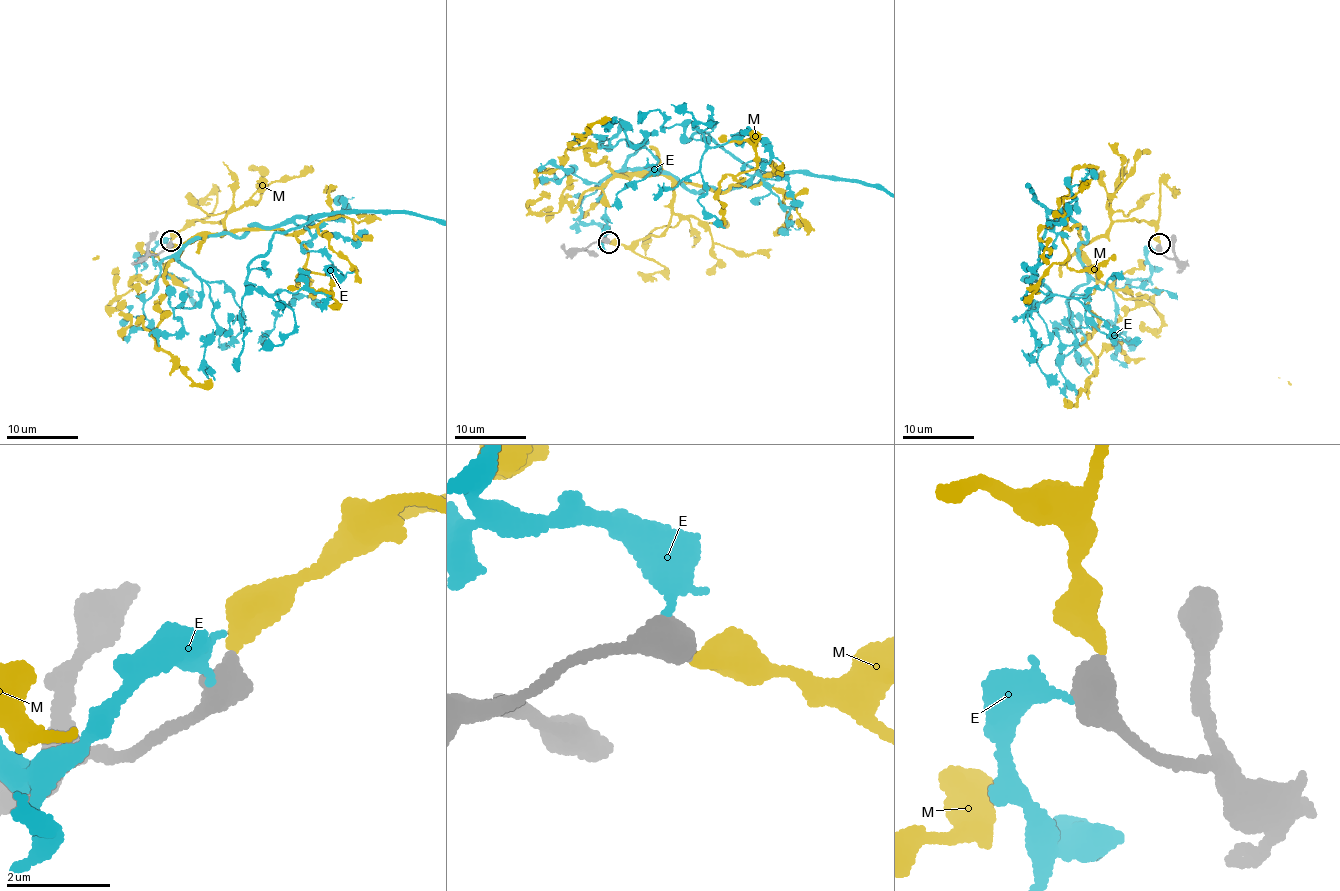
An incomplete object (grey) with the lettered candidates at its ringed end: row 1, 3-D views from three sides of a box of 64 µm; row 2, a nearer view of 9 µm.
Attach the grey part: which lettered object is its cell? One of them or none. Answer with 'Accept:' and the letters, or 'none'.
Accept: M

